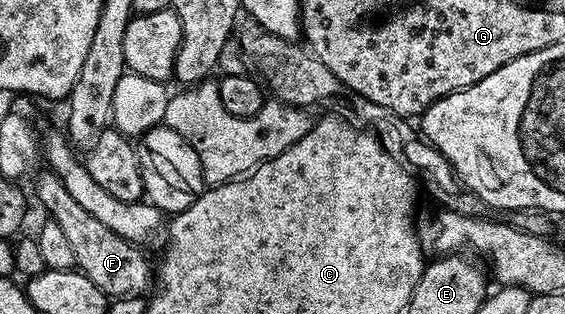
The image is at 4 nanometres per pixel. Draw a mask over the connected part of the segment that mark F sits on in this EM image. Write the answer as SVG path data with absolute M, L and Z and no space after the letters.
M43 170L34 177L35 196L44 208L46 215L61 226L62 233L73 250L74 267L93 282L108 298L120 296L143 296L153 288L153 264L147 261L148 253L144 249L130 244L125 238L113 234L109 226L97 222L77 201L71 197L69 190L50 170Z

